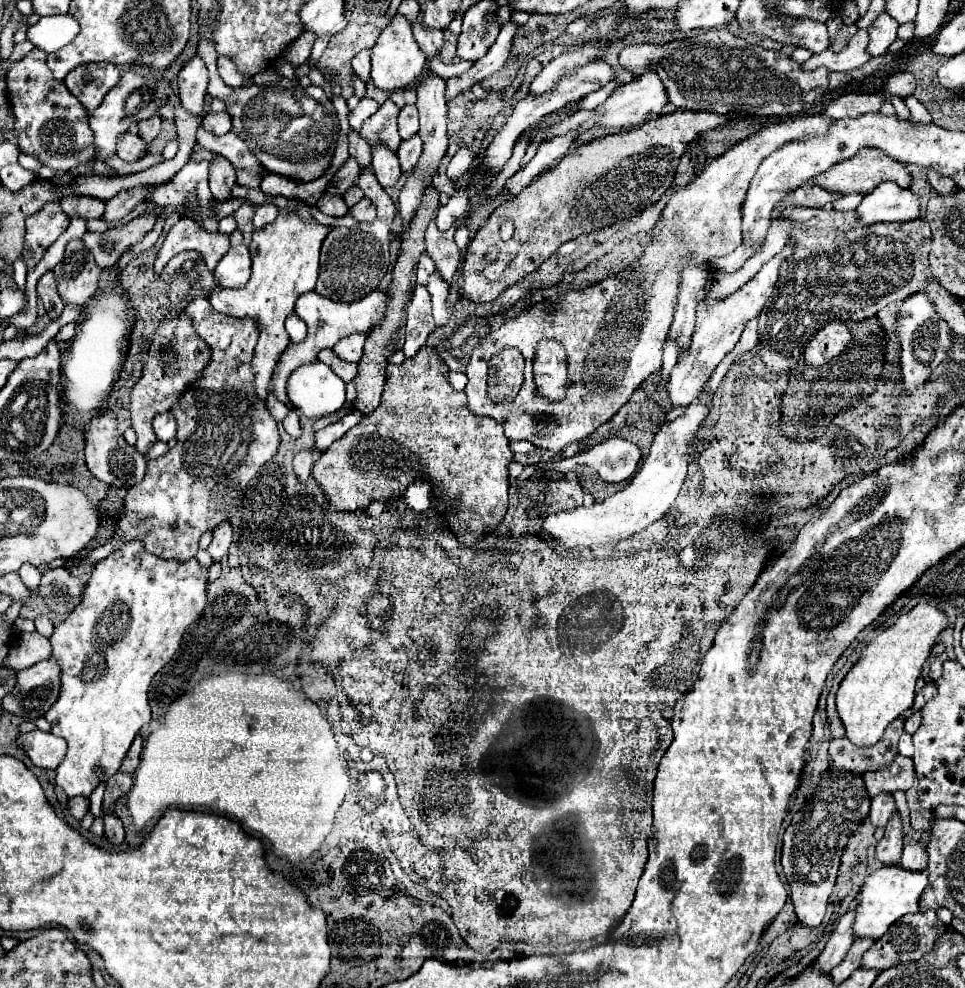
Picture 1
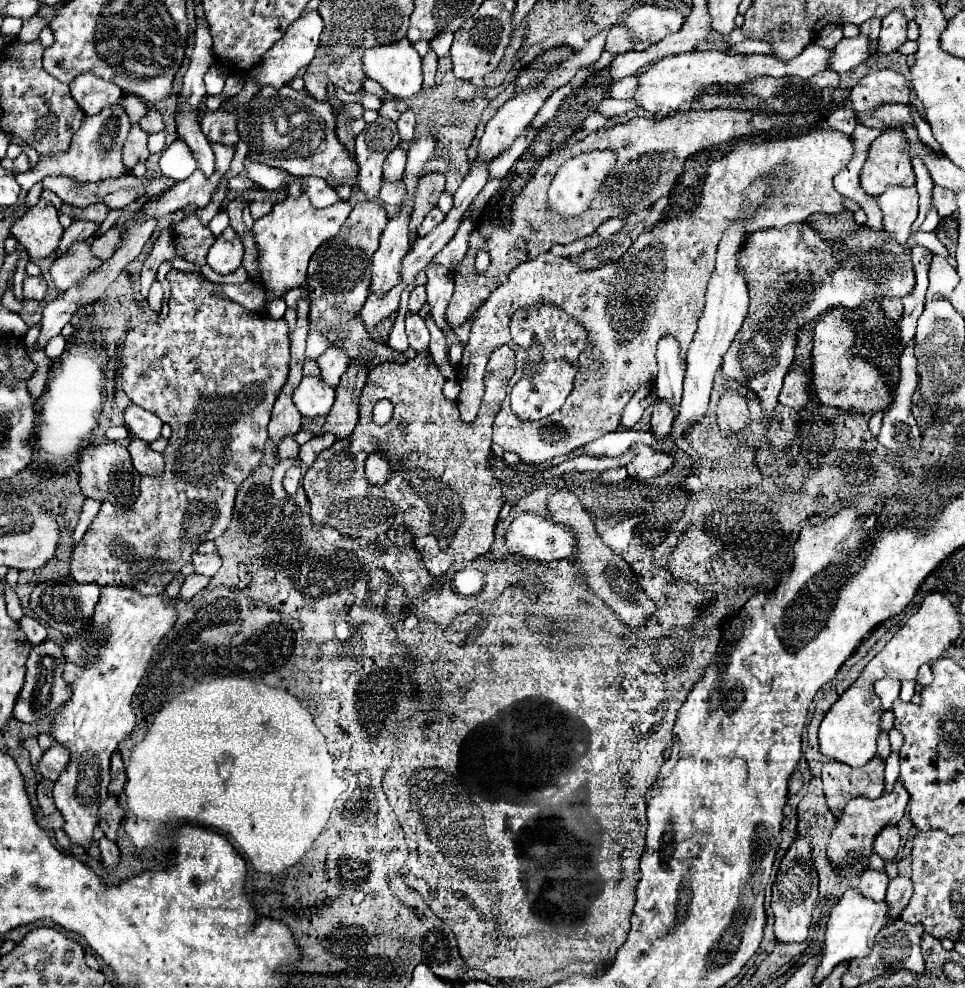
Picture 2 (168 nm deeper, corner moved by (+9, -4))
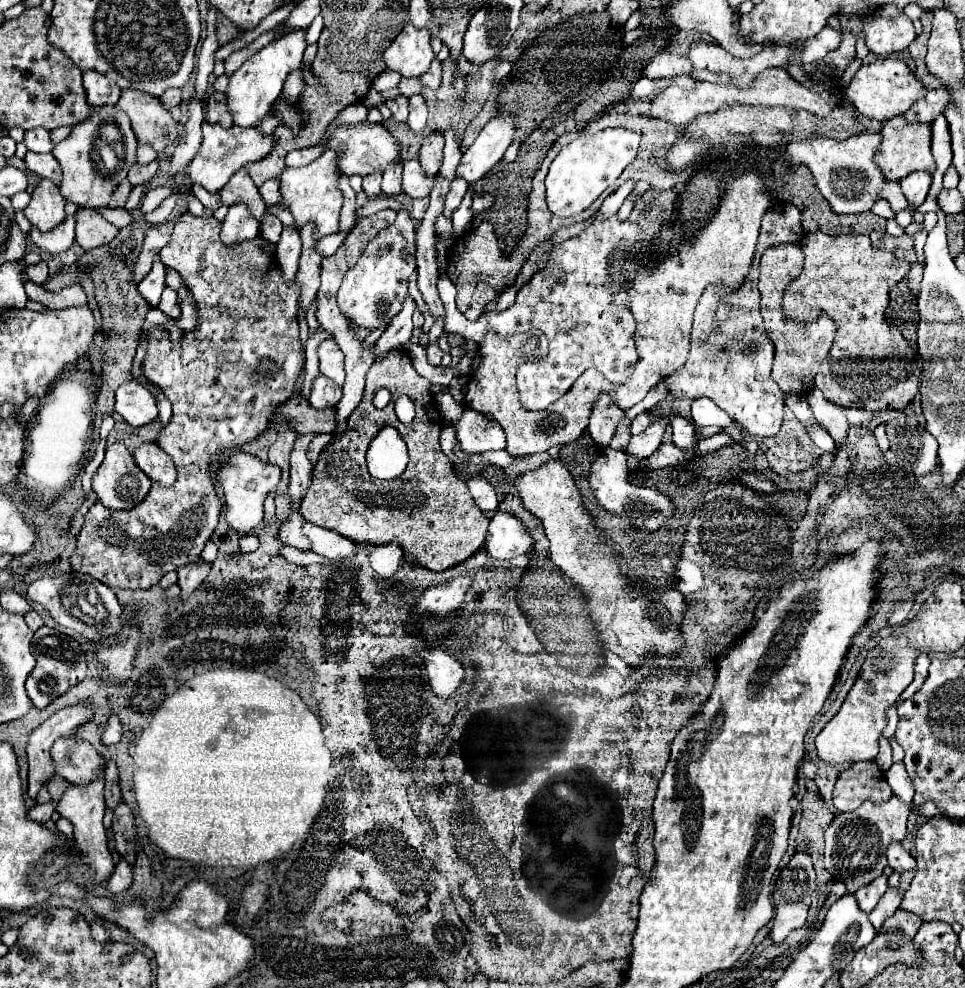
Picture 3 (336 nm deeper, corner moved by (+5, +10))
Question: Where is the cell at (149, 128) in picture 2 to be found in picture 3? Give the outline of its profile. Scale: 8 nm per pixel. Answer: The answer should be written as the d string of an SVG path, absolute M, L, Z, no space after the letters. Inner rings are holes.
M171 88L167 90L163 96L161 96L161 102L167 106L167 108L175 108L181 104L181 90L179 88Z

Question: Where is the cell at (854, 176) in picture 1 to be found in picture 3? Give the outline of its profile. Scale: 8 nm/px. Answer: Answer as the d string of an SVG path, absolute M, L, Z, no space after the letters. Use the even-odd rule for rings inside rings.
M895 116L883 124L881 130L883 142L875 154L875 162L887 174L887 180L899 180L905 178L911 172L917 170L935 170L935 160L931 154L931 124L911 124L903 116Z

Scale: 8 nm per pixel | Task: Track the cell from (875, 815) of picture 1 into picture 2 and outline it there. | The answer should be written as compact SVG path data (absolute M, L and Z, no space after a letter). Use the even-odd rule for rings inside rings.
M885 826L879 830L879 834L873 840L873 850L883 860L893 860L899 852L899 830L897 826Z

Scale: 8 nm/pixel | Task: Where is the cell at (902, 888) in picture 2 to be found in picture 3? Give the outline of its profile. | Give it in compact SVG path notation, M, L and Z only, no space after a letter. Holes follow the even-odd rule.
M887 890L887 892L881 896L879 904L877 904L875 910L869 914L869 920L871 920L871 924L873 924L873 928L875 928L877 932L879 932L881 924L883 924L889 916L893 916L895 910L899 910L899 904L901 904L901 894L899 894L899 890Z

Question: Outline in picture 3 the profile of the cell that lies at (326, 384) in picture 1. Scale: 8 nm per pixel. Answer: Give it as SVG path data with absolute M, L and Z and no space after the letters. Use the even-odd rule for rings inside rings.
M317 376L313 390L311 390L311 398L309 404L317 410L327 410L333 408L341 398L341 386L337 386L335 382L331 382L329 378Z

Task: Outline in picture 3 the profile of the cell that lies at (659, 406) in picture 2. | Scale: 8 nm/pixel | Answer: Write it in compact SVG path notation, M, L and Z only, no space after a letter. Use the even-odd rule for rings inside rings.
M653 422L645 432L641 432L639 436L631 438L627 448L625 448L625 454L629 456L635 456L639 460L651 456L659 444L661 444L661 438L663 438L663 432L665 432L665 422Z

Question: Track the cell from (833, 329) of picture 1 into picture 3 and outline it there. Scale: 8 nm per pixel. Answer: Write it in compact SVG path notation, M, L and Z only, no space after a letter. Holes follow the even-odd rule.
M823 232L805 234L803 238L805 261L801 274L786 288L783 309L796 322L818 319L822 313L831 316L837 324L835 340L829 350L827 362L821 364L815 376L815 388L823 392L823 396L843 408L863 406L871 412L881 410L903 410L915 398L919 390L919 376L923 370L923 358L917 348L911 348L901 330L887 320L889 308L889 290L899 284L911 264L899 260L887 250L877 250L871 246L869 236L863 234L841 234L827 236Z

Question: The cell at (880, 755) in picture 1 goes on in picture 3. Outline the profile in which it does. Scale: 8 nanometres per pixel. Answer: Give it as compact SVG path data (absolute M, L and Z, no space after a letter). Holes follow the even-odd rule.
M857 762L849 770L843 770L833 790L833 804L839 812L853 812L863 802L885 802L893 796L893 790L885 782L883 772L875 762Z

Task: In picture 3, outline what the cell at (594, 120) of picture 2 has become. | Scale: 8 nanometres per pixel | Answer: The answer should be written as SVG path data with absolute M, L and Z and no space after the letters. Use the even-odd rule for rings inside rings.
M641 78L641 80L635 84L633 92L631 92L631 100L643 100L643 98L651 96L653 92L655 92L655 80Z

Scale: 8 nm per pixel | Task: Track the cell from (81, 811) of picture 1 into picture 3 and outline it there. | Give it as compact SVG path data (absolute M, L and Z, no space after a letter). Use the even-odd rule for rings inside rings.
M47 802L47 804L35 804L33 808L29 808L29 818L39 822L39 824L45 824L51 820L51 814L55 810L55 804L53 802Z

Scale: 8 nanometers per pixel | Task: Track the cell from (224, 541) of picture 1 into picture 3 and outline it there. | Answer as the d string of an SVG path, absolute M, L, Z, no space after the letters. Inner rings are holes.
M203 564L203 566L183 566L183 568L179 568L177 570L177 574L179 574L177 584L181 588L181 594L179 596L181 598L187 598L207 578L209 570L211 570L209 564Z

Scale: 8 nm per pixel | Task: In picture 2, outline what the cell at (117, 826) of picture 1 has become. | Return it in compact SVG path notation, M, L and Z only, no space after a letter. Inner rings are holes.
M101 838L99 840L99 848L101 848L101 858L103 858L103 864L107 868L113 868L119 864L119 848L115 842L111 842L109 838Z

